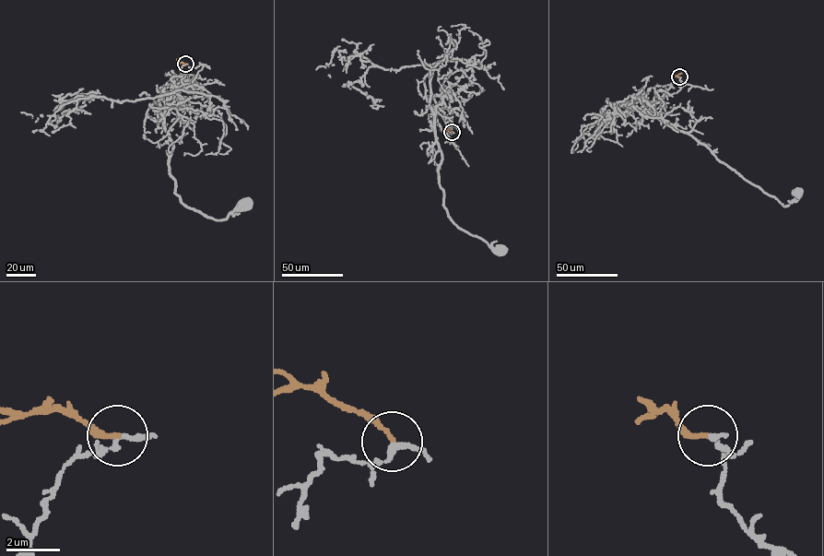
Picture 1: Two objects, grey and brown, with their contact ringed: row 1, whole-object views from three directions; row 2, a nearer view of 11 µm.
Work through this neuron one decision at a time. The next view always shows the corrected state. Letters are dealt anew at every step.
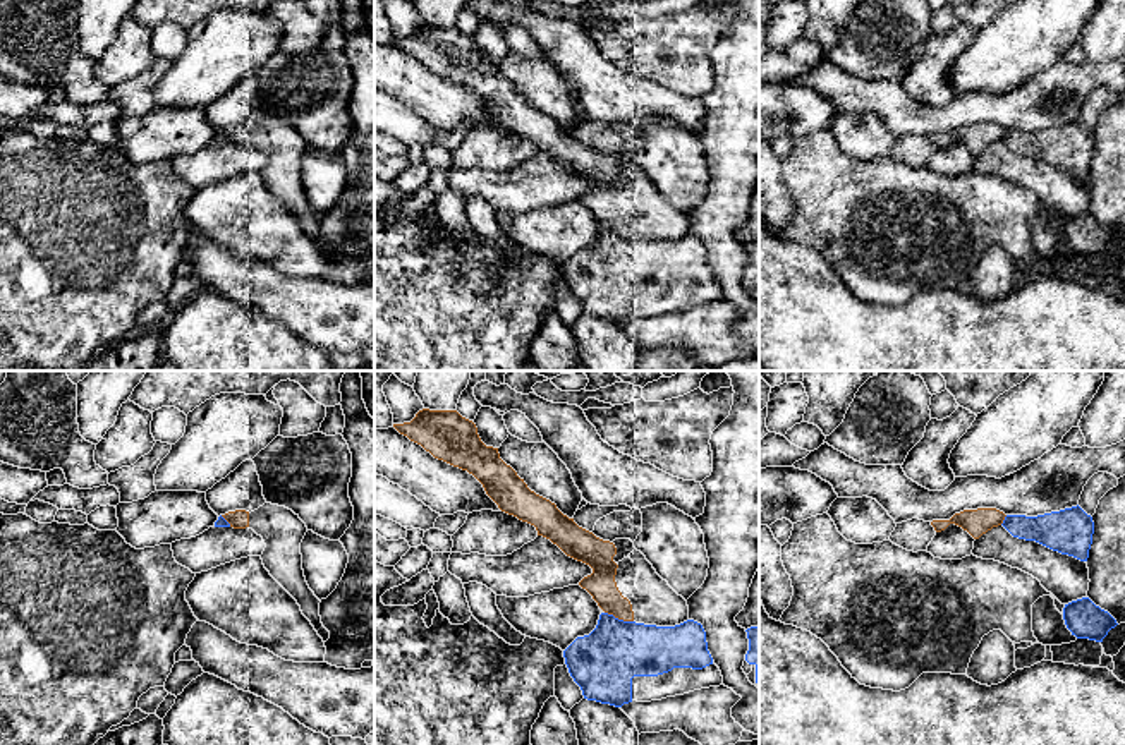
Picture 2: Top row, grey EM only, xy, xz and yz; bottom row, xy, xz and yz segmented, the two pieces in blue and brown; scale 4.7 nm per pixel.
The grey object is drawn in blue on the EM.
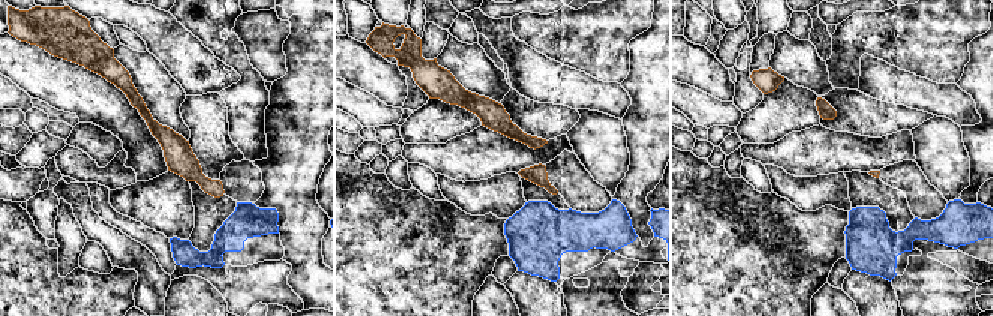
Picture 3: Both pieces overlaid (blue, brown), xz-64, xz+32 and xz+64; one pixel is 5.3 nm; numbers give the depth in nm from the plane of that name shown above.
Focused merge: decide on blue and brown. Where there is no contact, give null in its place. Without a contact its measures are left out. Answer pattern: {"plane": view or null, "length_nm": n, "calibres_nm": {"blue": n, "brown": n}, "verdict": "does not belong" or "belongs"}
{"plane": "xz", "length_nm": 140, "calibres_nm": {"blue": 300, "brown": 140}, "verdict": "does not belong"}

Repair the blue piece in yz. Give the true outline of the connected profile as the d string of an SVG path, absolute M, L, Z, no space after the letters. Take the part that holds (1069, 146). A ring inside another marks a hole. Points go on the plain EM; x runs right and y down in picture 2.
M1079 120L1037 132L1006 130L1001 139L1013 153L1087 177L1094 137Z

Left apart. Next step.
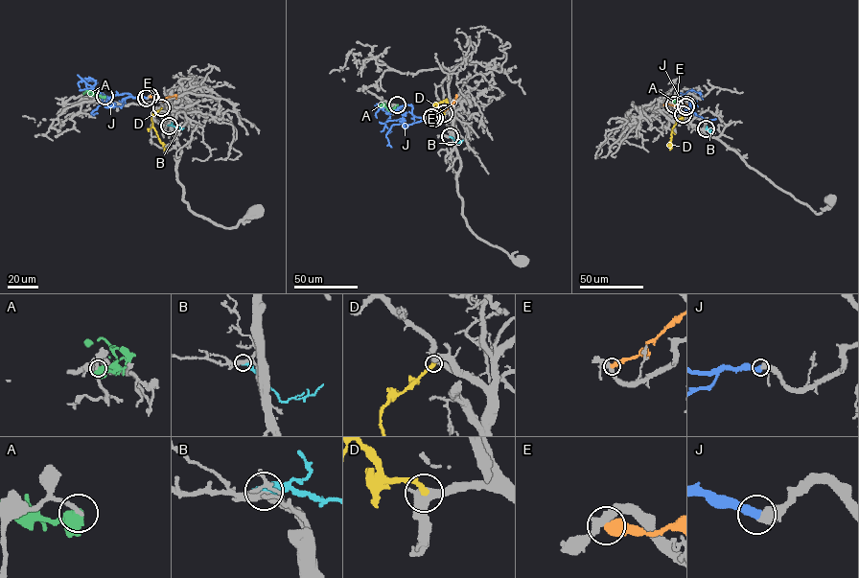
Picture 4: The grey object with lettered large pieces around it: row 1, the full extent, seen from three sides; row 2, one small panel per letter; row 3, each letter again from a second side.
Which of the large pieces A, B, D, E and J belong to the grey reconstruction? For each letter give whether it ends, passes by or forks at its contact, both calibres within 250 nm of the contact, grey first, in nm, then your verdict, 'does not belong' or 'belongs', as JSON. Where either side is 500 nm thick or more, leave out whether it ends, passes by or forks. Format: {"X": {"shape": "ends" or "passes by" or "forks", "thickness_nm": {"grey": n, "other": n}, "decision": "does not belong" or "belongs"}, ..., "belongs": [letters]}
{"A": {"thickness_nm": {"grey": 240, "other": 650}, "decision": "does not belong"}, "B": {"shape": "ends", "thickness_nm": {"grey": 360, "other": 480}, "decision": "does not belong"}, "D": {"shape": "ends", "thickness_nm": {"grey": 380, "other": 300}, "decision": "does not belong"}, "E": {"thickness_nm": {"grey": 440, "other": 500}, "decision": "does not belong"}, "J": {"thickness_nm": {"grey": 550, "other": 440}, "decision": "belongs"}, "belongs": ["J"]}

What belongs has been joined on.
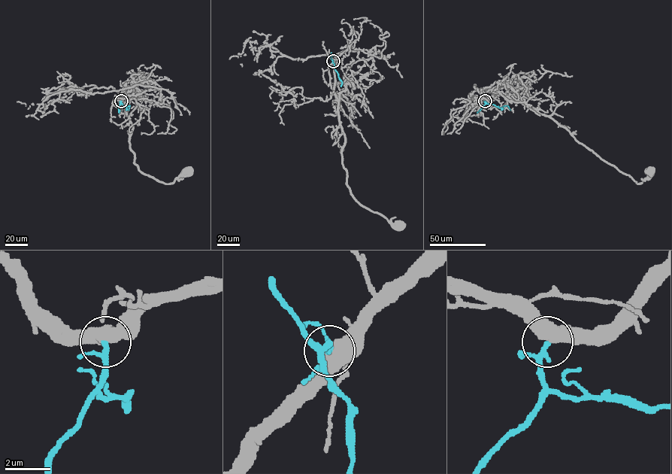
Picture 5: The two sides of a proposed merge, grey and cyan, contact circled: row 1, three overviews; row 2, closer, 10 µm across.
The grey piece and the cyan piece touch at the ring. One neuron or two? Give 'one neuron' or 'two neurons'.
one neuron

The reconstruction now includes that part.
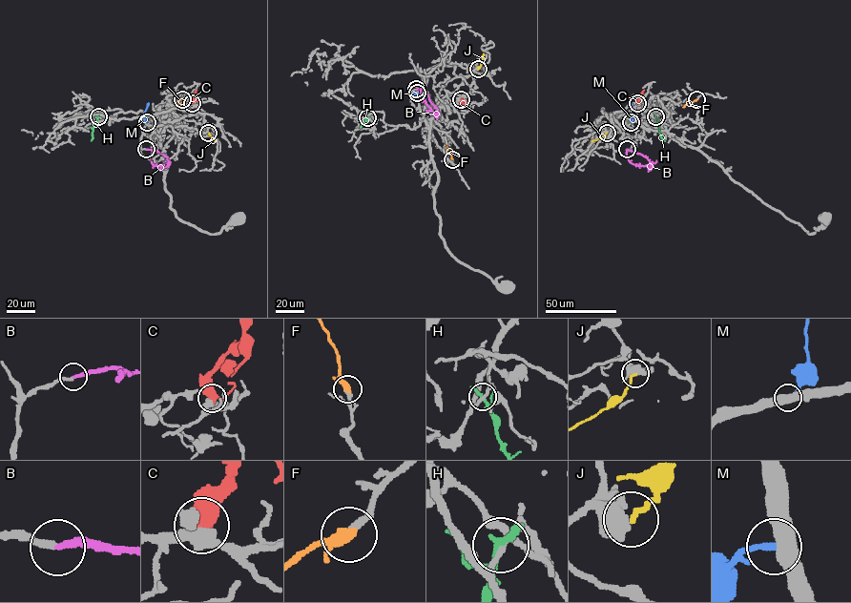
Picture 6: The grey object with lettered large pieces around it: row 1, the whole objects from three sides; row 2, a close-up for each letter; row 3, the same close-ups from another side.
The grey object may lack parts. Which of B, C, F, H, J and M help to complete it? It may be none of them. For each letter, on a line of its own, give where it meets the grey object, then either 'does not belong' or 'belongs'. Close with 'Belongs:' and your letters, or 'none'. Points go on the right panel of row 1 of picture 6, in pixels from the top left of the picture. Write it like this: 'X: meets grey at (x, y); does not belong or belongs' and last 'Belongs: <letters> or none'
B: meets grey at (627, 149); belongs
C: meets grey at (637, 103); does not belong
F: meets grey at (696, 99); belongs
H: meets grey at (655, 116); does not belong
J: meets grey at (607, 133); does not belong
M: meets grey at (631, 122); does not belong
Belongs: B, F

